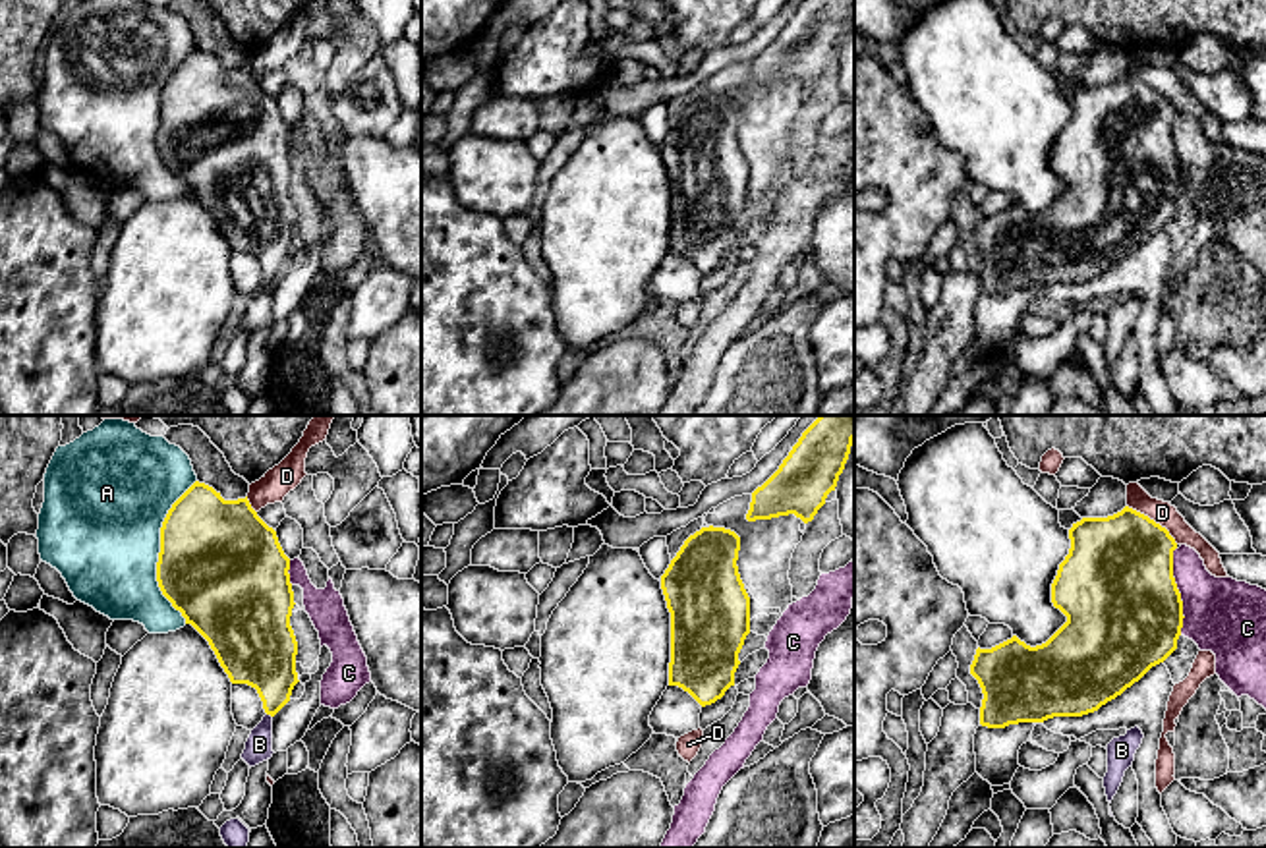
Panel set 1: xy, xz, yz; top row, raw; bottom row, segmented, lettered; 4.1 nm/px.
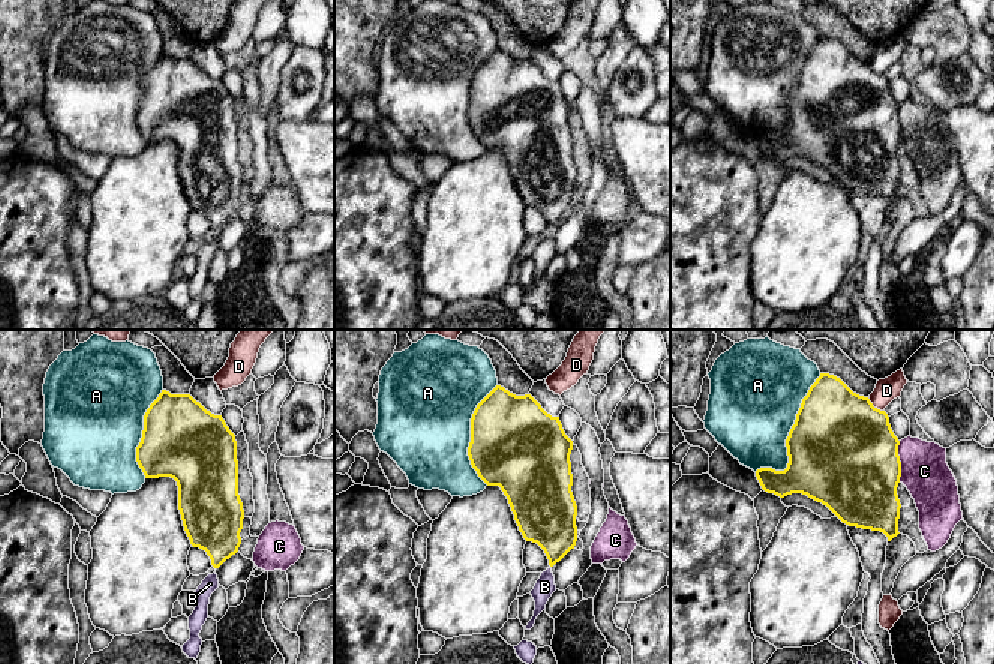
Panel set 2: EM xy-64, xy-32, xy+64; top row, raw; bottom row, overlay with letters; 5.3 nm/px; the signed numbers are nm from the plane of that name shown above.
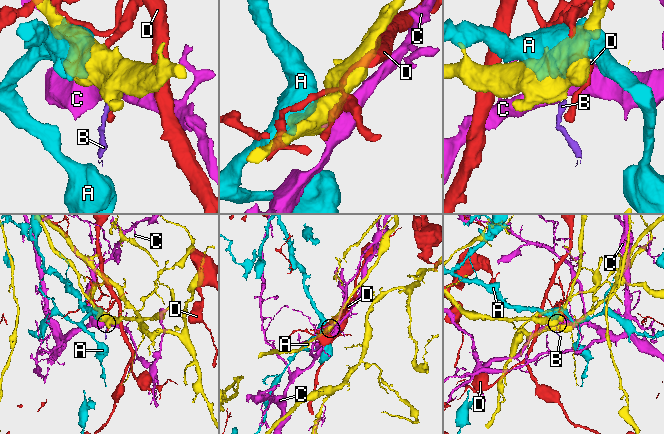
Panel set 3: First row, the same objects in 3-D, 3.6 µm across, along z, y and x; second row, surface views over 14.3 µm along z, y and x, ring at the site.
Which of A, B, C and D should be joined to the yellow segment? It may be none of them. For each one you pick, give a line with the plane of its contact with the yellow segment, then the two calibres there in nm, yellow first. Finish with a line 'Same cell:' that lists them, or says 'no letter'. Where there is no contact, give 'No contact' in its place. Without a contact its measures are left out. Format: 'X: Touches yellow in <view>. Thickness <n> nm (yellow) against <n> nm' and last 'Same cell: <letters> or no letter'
B: Touches yellow in xy. Thickness 280 nm (yellow) against 110 nm
Same cell: B

